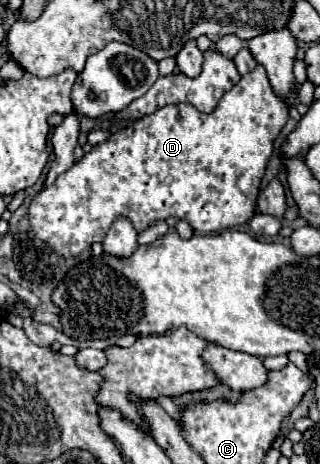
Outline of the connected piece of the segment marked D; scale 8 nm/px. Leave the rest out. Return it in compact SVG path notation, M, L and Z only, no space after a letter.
M261 66L245 74L219 102L215 112L201 114L189 104L171 104L155 114L135 120L123 130L91 148L67 172L59 174L53 186L43 188L29 206L29 220L35 236L47 242L59 256L71 258L105 238L117 216L127 216L137 230L145 230L155 220L175 216L187 220L197 234L213 234L225 228L241 226L255 216L255 200L261 178L269 164L273 142L289 118L289 108L269 86Z

